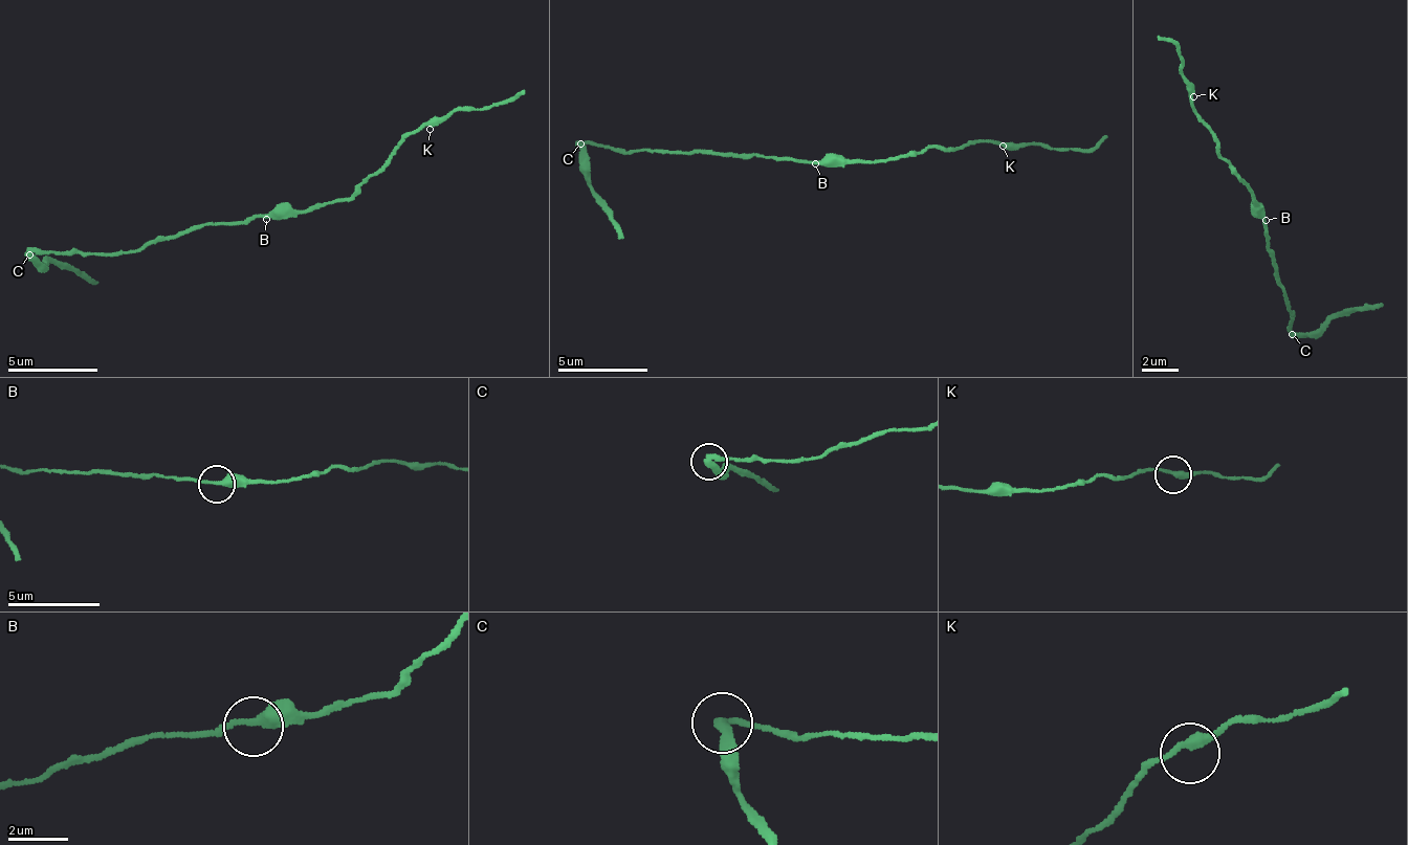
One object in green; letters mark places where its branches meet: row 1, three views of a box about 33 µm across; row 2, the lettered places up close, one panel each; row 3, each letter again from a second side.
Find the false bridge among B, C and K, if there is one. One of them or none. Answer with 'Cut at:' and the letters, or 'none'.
Cut at: C

